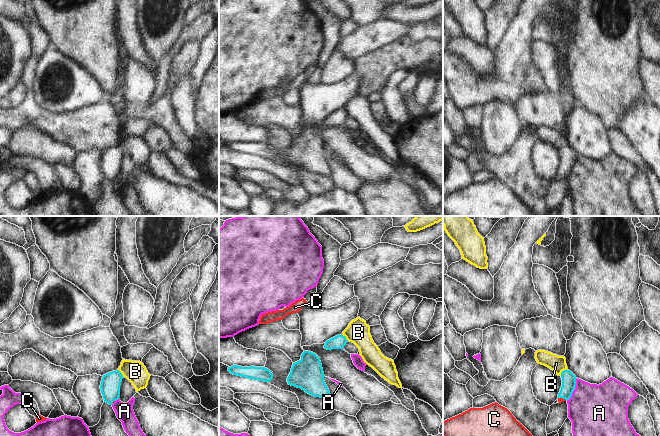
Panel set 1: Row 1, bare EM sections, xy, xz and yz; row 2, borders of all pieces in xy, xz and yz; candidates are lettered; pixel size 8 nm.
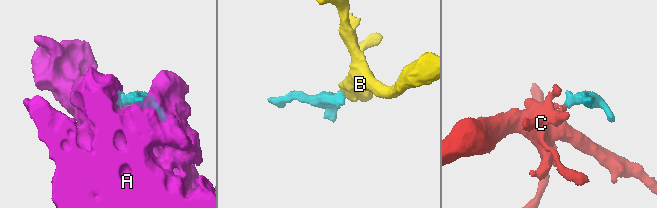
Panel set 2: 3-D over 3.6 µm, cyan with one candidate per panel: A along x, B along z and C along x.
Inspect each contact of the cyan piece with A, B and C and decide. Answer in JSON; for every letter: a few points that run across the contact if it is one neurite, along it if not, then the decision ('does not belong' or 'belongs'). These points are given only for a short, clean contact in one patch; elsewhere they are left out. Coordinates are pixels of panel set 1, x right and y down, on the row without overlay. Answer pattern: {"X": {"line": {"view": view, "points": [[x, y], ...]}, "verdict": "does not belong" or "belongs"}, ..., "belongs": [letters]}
{"A": {"verdict": "does not belong"}, "B": {"line": {"view": "yz", "points": [[567, 145], [560, 151]]}, "verdict": "does not belong"}, "C": {"line": {"view": "yz", "points": [[568, 154], [568, 163], [562, 173], [560, 176]]}, "verdict": "belongs"}, "belongs": ["C"]}

